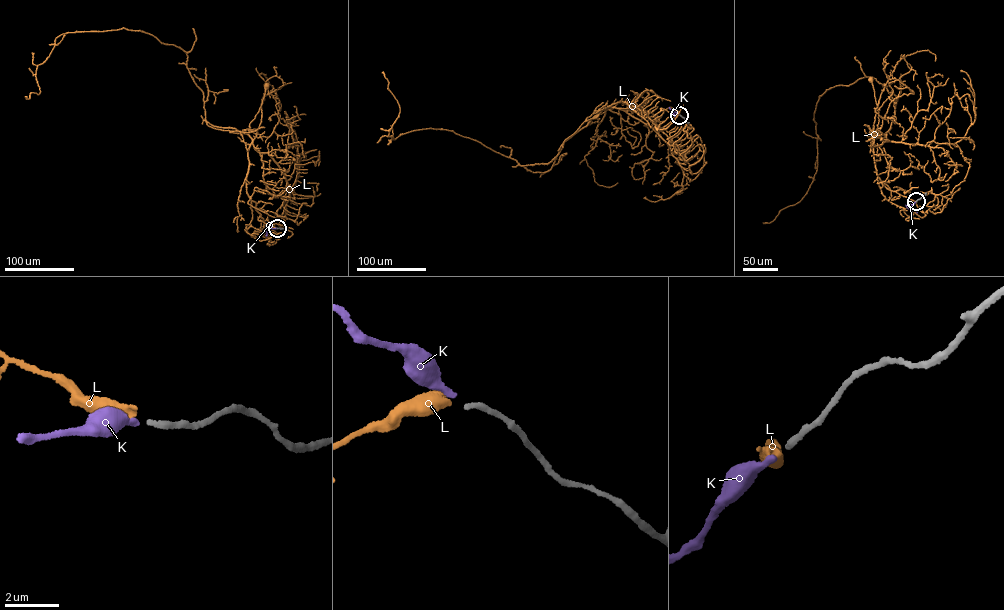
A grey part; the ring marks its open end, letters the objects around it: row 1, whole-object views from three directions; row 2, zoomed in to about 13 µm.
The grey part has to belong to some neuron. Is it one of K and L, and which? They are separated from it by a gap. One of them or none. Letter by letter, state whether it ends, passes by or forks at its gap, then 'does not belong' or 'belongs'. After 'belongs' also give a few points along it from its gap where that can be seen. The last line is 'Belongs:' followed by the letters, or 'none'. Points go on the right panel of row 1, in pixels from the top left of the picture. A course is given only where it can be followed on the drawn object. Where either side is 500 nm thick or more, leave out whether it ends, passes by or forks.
K: it ends; does not belong
L: belongs; course (916, 201), (922, 198), (923, 193), (893, 191), (877, 175), (872, 141), (878, 127), (878, 111), (870, 79)
Belongs: L

